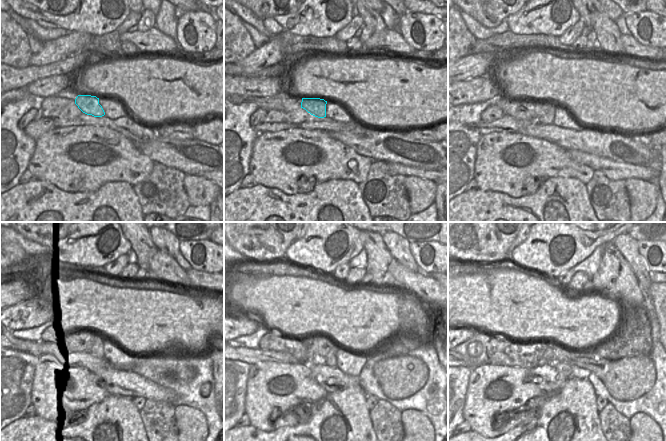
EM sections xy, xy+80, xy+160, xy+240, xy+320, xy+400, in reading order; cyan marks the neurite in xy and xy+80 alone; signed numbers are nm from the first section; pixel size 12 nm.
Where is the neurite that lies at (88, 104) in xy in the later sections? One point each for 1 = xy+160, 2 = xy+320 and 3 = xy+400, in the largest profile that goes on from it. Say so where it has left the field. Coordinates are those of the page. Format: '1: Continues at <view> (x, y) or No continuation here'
1: Continues at xy+160 (544, 112)
2: Continues at xy+320 (330, 360)
3: Continues at xy+400 (564, 368)

